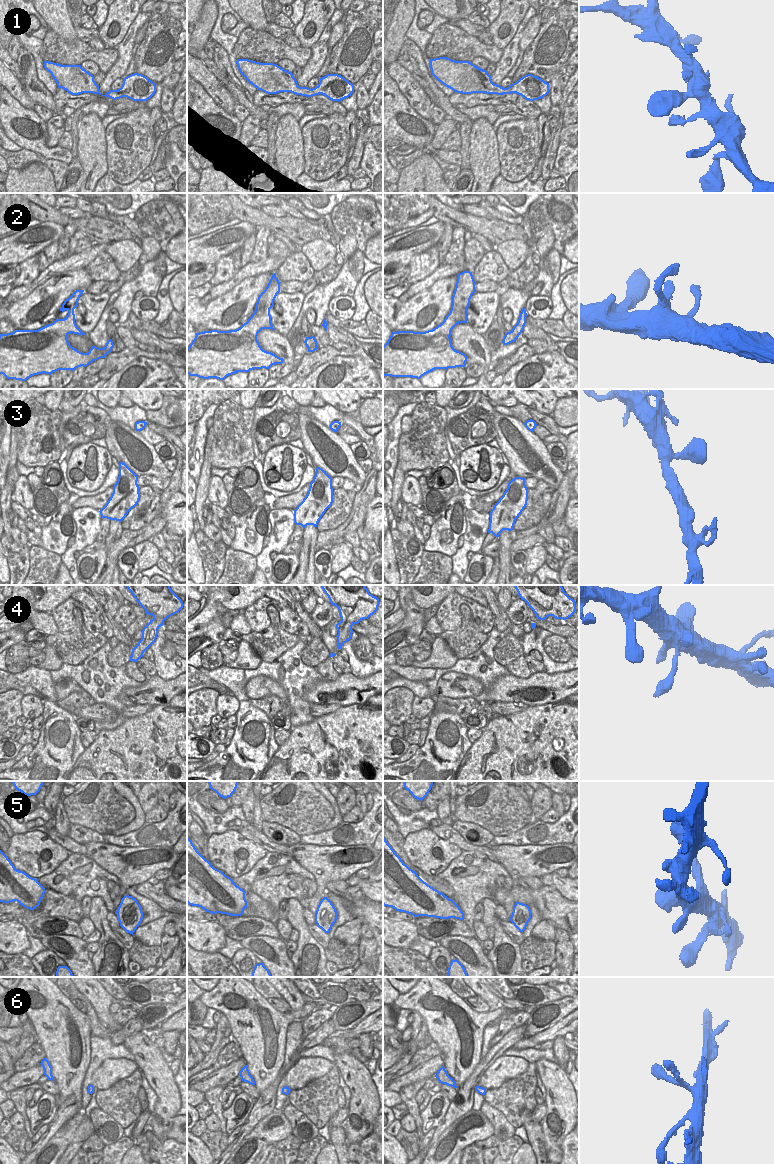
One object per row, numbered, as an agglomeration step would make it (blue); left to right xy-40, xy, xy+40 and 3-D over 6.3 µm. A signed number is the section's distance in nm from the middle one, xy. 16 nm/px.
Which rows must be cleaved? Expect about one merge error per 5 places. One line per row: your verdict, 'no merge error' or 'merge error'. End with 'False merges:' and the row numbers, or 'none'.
1: no merge error
2: no merge error
3: no merge error
4: no merge error
5: no merge error
6: no merge error
False merges: none

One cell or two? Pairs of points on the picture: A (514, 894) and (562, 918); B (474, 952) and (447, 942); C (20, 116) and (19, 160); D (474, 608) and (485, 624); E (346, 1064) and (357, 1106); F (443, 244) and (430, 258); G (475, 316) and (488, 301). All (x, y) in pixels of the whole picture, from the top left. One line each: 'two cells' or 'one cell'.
A: one cell
B: one cell
C: two cells
D: one cell
E: one cell
F: two cells
G: one cell

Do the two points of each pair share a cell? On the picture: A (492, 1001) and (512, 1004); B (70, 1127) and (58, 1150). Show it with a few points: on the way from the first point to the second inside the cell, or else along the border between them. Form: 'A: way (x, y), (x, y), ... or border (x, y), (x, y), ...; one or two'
A: border (486, 987), (497, 997), (500, 1005); two
B: way (68, 1133), (58, 1144); one

